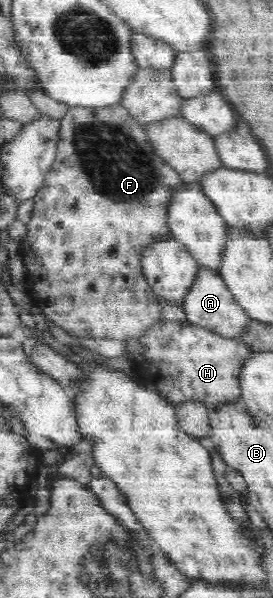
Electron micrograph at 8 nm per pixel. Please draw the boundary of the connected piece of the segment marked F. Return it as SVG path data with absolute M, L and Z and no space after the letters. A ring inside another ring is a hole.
M121 103L108 107L70 107L67 114L59 122L55 160L52 163L43 185L34 198L34 207L27 221L27 233L20 245L21 256L25 267L25 291L32 297L32 306L41 308L43 315L52 323L62 327L68 335L83 339L119 339L130 341L140 338L150 331L157 323L164 321L162 299L150 287L148 276L145 275L144 263L146 251L155 243L164 242L173 237L169 226L169 211L173 199L180 191L186 189L186 181L169 163L158 155L152 145L149 133L144 125L134 119L128 109Z

